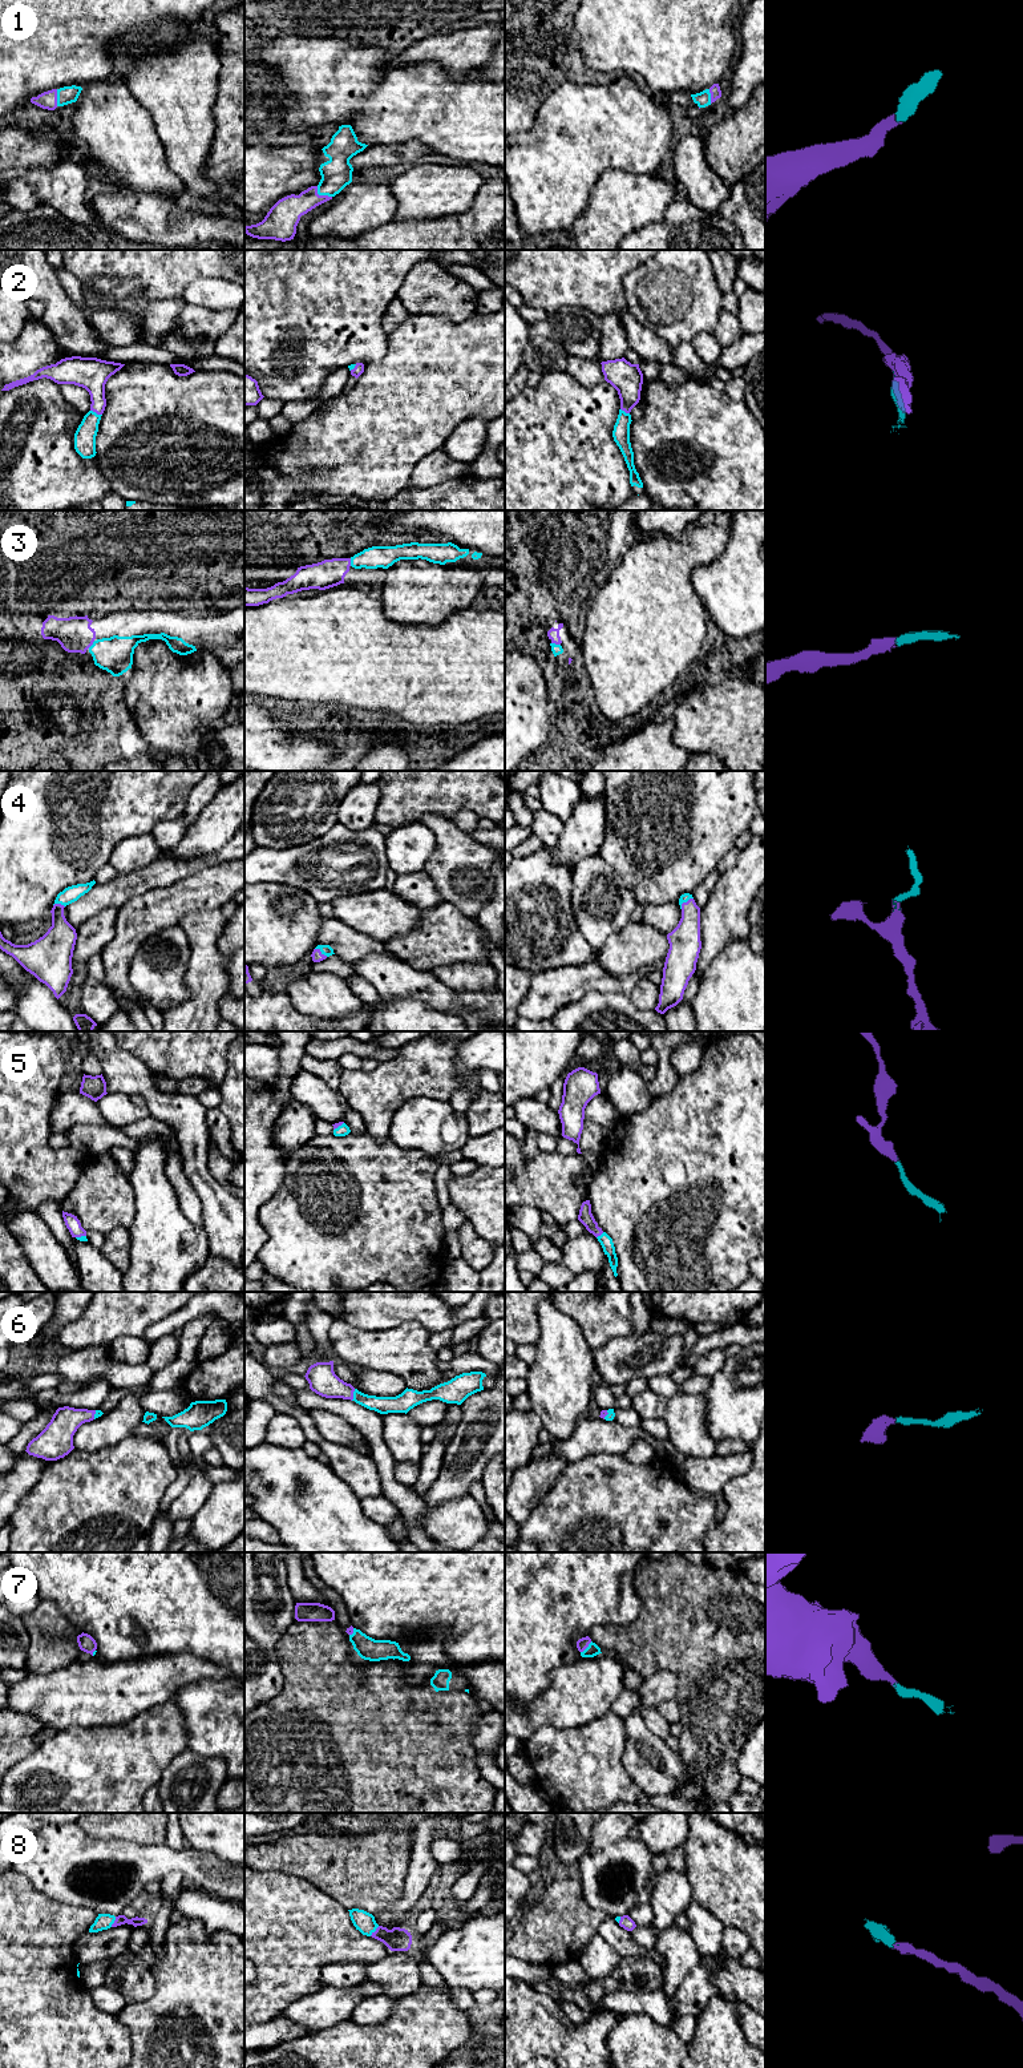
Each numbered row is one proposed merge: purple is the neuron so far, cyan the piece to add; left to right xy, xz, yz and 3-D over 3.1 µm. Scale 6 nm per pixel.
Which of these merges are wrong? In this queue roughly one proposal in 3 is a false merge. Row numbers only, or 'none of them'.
none of them

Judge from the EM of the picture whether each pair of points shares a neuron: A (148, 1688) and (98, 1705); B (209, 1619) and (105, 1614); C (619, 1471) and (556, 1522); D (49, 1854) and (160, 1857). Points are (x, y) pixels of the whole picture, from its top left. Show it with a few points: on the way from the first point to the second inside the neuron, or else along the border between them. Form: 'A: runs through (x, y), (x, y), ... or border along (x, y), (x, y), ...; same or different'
A: runs through (136, 1688), (118, 1688), (110, 1693); same
B: runs through (184, 1608), (130, 1608); same
C: runs through (603, 1487), (571, 1519); same
D: runs through (77, 1856), (132, 1857); same

